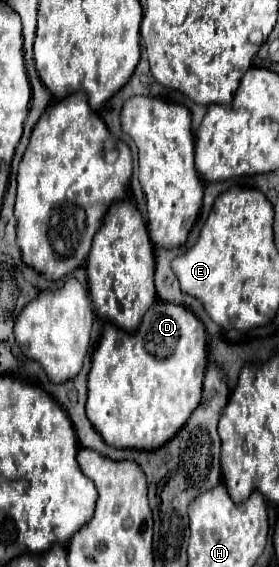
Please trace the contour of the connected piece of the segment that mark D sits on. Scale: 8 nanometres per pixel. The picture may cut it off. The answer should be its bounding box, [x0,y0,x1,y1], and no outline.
[87,301,207,451]

